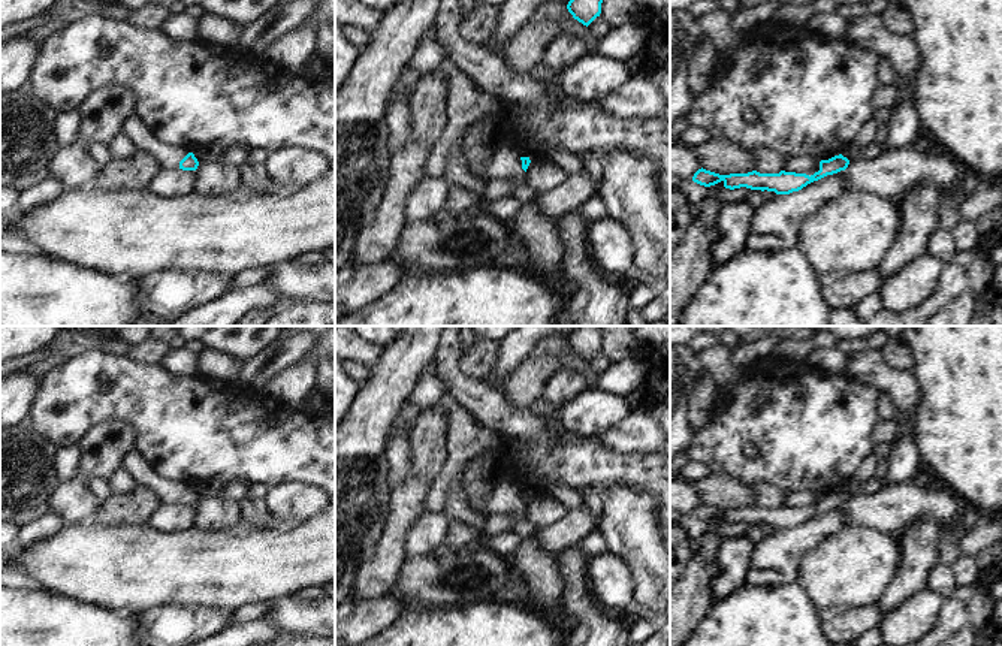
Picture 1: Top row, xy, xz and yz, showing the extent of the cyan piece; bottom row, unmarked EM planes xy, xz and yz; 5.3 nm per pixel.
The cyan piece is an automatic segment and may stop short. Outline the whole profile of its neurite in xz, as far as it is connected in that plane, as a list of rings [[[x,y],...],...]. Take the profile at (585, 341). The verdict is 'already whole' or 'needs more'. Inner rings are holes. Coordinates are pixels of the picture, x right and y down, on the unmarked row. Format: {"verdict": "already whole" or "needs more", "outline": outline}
{"verdict": "already whole", "outline": [[[579,326],[567,339],[568,347],[583,360],[589,360],[601,348],[601,326]]]}

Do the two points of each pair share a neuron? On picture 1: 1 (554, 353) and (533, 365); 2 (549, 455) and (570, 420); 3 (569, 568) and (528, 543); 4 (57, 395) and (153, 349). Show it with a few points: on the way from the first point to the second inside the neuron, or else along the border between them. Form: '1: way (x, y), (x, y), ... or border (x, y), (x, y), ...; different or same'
1: way (549, 356), (537, 365); same
2: border (558, 408), (558, 423), (563, 428), (592, 438); different
3: border (555, 561), (563, 580); different
4: border (121, 350), (133, 361), (159, 365); different

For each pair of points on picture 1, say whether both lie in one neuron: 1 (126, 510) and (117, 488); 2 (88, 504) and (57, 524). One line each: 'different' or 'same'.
1: different
2: different

